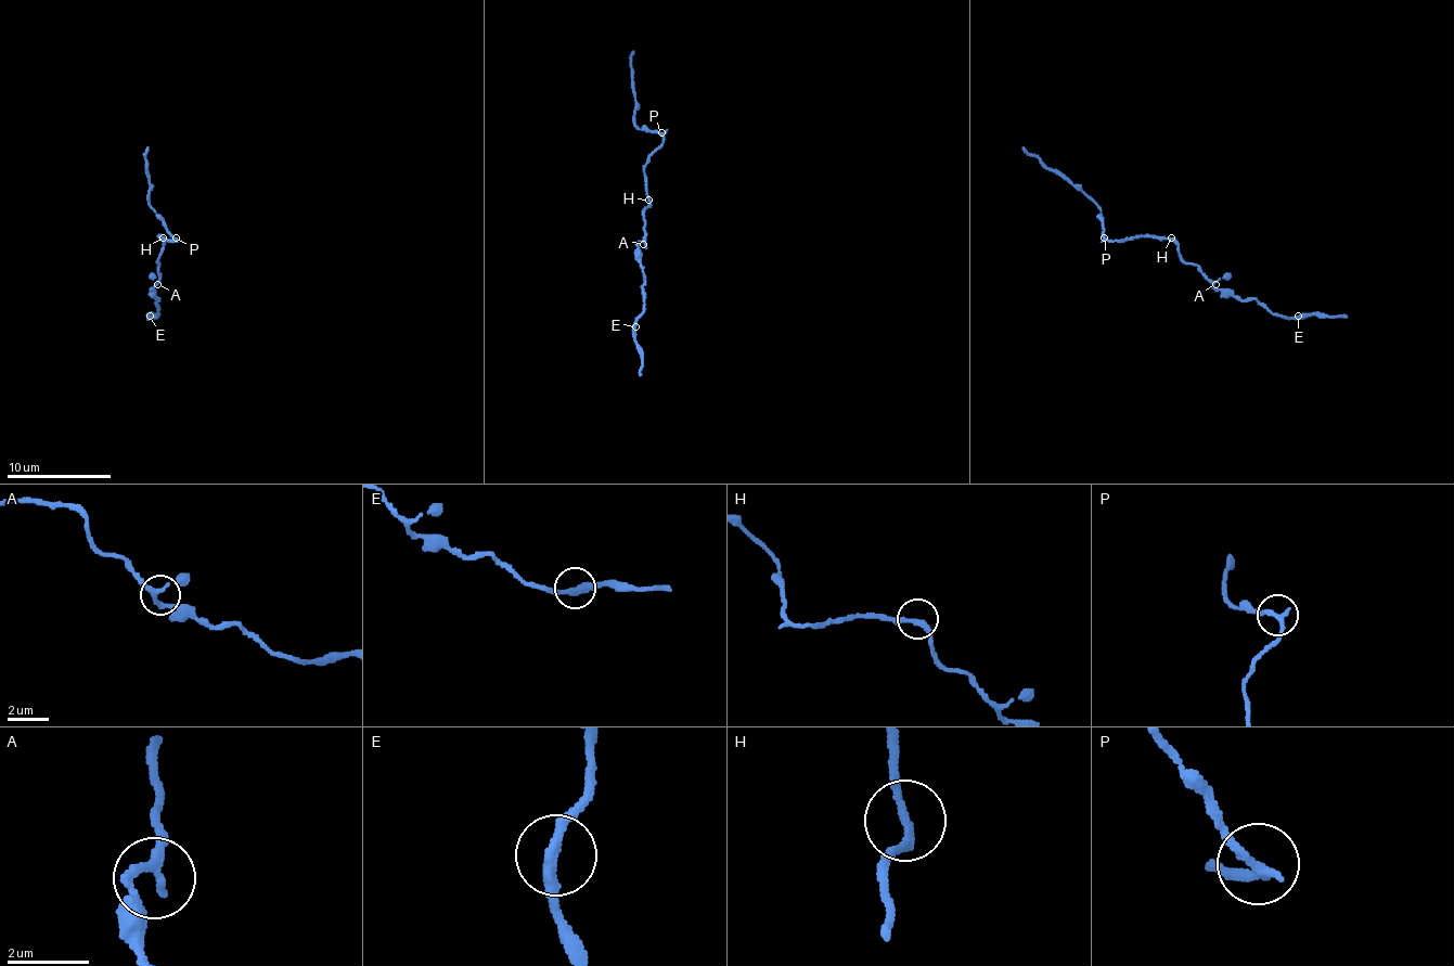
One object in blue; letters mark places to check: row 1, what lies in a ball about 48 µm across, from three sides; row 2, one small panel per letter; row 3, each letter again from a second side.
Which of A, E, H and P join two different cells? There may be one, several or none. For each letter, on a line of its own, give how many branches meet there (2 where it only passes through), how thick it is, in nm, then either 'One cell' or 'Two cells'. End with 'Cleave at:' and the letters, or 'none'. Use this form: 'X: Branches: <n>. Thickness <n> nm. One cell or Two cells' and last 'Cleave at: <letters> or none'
A: Branches: 3. Thickness 190 nm. One cell
E: Branches: 2. Thickness 320 nm. One cell
H: Branches: 2. Thickness 220 nm. One cell
P: Branches: 2. Thickness 240 nm. One cell
Cleave at: none

